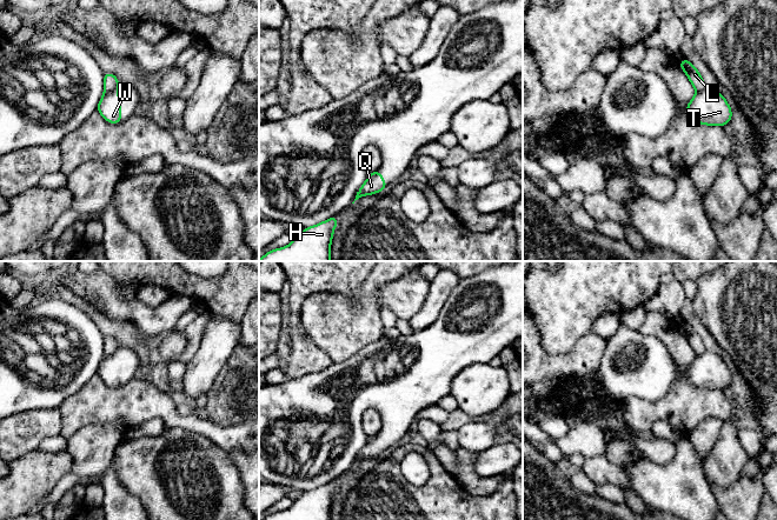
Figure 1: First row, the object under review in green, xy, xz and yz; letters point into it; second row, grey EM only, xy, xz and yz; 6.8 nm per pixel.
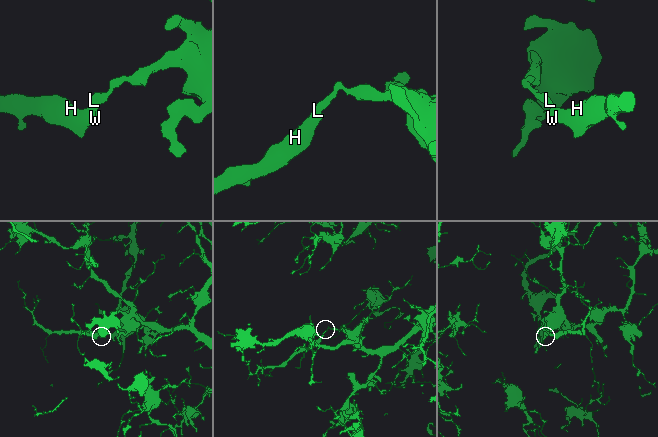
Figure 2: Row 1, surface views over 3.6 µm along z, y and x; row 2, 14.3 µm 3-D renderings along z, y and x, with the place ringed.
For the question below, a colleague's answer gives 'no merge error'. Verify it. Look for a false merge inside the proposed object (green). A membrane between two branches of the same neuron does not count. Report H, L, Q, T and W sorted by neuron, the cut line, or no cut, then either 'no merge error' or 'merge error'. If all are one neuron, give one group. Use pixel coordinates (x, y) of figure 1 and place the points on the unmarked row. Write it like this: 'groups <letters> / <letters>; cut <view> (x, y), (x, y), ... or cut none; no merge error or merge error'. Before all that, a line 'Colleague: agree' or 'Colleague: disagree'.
Colleague: disagree
groups H Q T W / L; cut xy (118, 348), (105, 357); merge error

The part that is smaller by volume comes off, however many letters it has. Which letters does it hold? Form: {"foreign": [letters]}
{"foreign": ["H", "Q", "T", "W"]}

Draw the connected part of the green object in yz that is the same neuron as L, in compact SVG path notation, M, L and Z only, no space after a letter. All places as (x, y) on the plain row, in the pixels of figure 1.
M684 321L678 328L684 334L684 336L688 339L696 355L700 355L706 352L700 336L689 324Z

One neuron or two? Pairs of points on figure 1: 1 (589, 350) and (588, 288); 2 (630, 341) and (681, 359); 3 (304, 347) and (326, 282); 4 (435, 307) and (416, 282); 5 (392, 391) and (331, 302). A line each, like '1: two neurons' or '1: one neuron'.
1: two neurons
2: two neurons
3: one neuron
4: two neurons
5: two neurons

